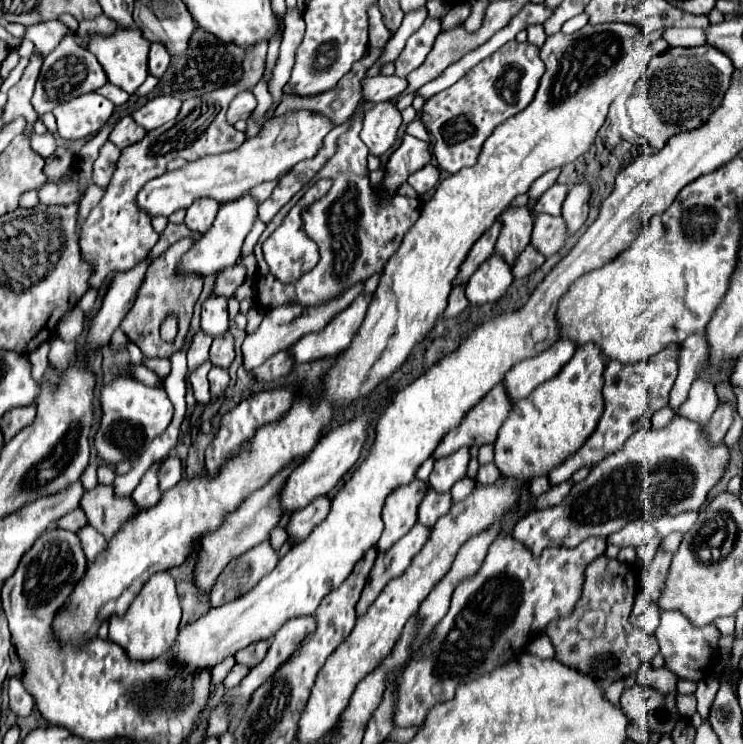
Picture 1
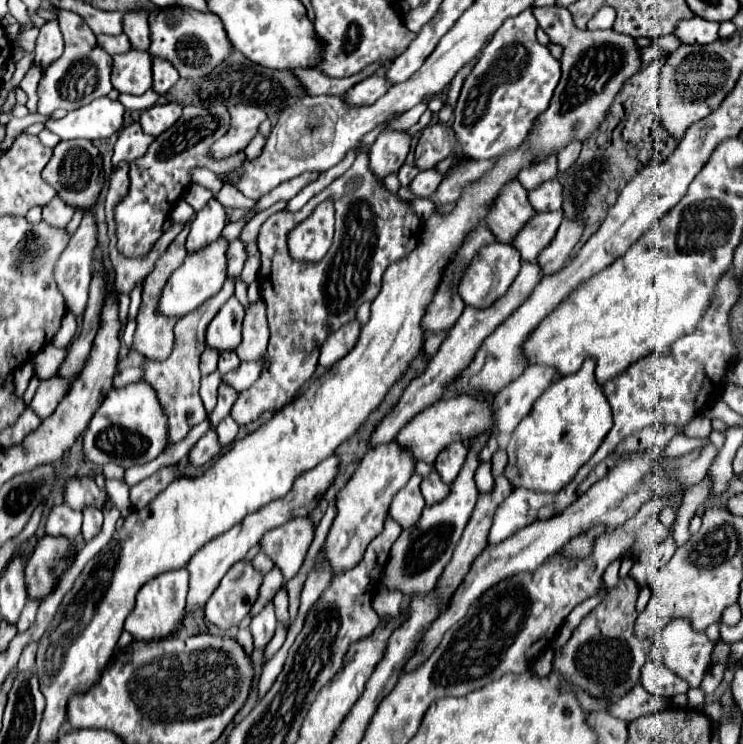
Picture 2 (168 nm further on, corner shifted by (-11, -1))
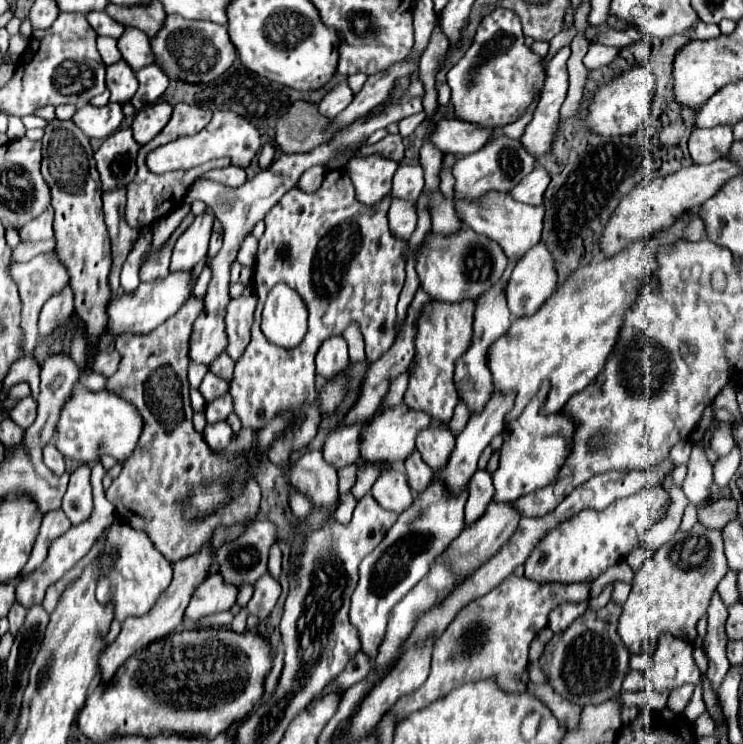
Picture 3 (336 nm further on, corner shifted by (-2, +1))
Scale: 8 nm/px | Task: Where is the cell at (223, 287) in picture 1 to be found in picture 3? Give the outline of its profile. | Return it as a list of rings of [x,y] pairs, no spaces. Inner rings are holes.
[[[190,297],[186,307],[182,307],[174,319],[162,323],[162,327],[154,329],[150,335],[118,335],[116,351],[122,355],[122,361],[106,385],[108,391],[130,399],[144,419],[142,439],[138,441],[134,455],[122,465],[120,477],[112,481],[110,489],[106,489],[106,499],[116,507],[116,515],[134,529],[144,531],[154,541],[154,547],[170,559],[170,563],[198,551],[198,543],[210,535],[210,527],[230,523],[230,519],[238,519],[242,511],[258,511],[260,505],[260,487],[254,479],[250,479],[250,487],[246,487],[246,491],[238,497],[238,503],[234,503],[226,515],[206,519],[206,523],[182,523],[180,517],[182,503],[178,501],[184,501],[194,485],[218,479],[218,475],[230,475],[230,467],[246,461],[244,457],[226,459],[224,455],[210,451],[202,433],[196,433],[192,427],[192,407],[188,397],[190,385],[186,375],[190,365],[188,341],[202,305],[204,301],[200,297]]]

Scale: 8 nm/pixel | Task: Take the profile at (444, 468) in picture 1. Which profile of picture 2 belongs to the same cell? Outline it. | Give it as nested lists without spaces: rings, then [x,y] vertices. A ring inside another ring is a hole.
[[[455,441],[451,445],[447,445],[447,449],[443,449],[439,453],[439,457],[435,459],[435,469],[439,471],[441,479],[451,485],[455,481],[455,477],[459,475],[463,463],[467,457],[467,447],[461,441]]]

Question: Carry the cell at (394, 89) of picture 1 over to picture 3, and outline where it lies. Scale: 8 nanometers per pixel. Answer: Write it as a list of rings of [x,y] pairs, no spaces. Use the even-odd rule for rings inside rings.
[[[344,81],[344,83],[338,83],[336,87],[332,87],[324,97],[322,97],[322,101],[320,101],[320,111],[322,111],[322,115],[326,115],[326,117],[336,117],[338,113],[342,113],[350,103],[354,101],[354,93],[352,93],[352,89],[348,87],[348,83]]]

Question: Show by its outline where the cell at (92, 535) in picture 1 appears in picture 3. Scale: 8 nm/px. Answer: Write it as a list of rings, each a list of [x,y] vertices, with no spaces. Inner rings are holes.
[[[80,467],[70,475],[68,491],[62,501],[62,509],[72,521],[72,525],[80,525],[92,513],[92,487],[90,487],[90,469]]]

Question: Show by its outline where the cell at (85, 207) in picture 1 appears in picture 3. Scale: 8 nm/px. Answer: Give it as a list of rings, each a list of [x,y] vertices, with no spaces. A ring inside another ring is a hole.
[[[52,251],[52,253],[40,253],[34,259],[26,261],[26,263],[14,263],[14,267],[10,269],[14,275],[14,281],[18,283],[20,289],[20,297],[22,297],[22,331],[24,331],[24,351],[26,355],[34,351],[36,347],[36,337],[38,337],[38,315],[42,305],[56,293],[60,293],[66,285],[68,285],[68,271],[64,267],[64,263],[60,261],[60,257]]]

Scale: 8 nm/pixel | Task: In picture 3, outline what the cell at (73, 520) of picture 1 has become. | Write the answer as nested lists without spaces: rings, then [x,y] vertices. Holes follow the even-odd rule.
[[[54,509],[54,511],[48,511],[44,517],[42,517],[42,527],[40,527],[40,533],[36,537],[36,543],[34,543],[34,549],[32,549],[32,555],[26,563],[26,567],[22,569],[22,575],[36,569],[44,559],[46,559],[46,553],[48,553],[48,547],[50,543],[64,535],[68,529],[72,527],[70,519],[66,517],[66,513],[62,509]]]

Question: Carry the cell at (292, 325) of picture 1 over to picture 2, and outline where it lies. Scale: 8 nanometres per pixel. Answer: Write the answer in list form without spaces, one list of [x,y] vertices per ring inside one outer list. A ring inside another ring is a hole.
[[[243,361],[237,371],[223,375],[221,381],[231,385],[235,391],[243,391],[243,389],[251,387],[259,379],[259,375],[261,375],[261,365],[257,361],[247,361],[247,363]]]

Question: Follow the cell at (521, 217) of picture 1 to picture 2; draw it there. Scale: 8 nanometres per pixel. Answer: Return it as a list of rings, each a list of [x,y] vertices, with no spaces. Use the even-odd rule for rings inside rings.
[[[511,179],[509,185],[503,185],[495,201],[489,205],[485,225],[491,229],[497,241],[511,243],[521,227],[535,215],[527,199],[527,191],[517,179]]]

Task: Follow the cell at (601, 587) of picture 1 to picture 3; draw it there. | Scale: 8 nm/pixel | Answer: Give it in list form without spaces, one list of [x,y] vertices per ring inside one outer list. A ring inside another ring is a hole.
[[[610,601],[602,609],[586,611],[564,633],[552,637],[540,657],[540,667],[550,677],[556,693],[584,707],[588,703],[604,703],[622,691],[622,681],[630,671],[630,651],[616,633],[620,615],[622,607]]]

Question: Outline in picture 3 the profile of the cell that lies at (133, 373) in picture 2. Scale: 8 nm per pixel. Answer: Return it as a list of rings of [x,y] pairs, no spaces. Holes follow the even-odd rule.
[[[98,373],[80,375],[80,383],[82,383],[86,389],[90,389],[90,391],[100,391],[100,389],[106,389],[108,377],[104,377],[104,375],[98,375]]]

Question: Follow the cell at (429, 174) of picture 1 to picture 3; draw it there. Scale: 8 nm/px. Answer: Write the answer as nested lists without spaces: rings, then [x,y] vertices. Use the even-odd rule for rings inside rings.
[[[400,165],[394,181],[392,181],[392,195],[398,199],[416,201],[424,189],[424,171],[420,165]]]

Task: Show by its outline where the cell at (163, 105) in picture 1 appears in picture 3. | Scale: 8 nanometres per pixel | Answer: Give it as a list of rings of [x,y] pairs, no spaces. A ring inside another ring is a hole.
[[[160,101],[160,103],[152,103],[144,109],[140,109],[132,121],[132,131],[134,131],[134,139],[144,145],[150,139],[154,139],[162,127],[168,123],[172,115],[172,105]]]

